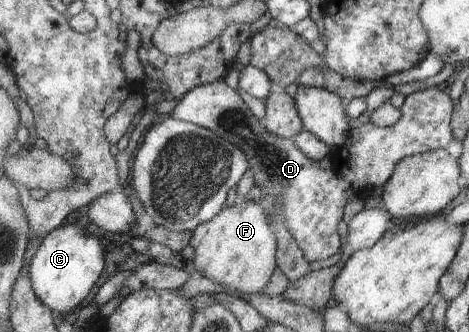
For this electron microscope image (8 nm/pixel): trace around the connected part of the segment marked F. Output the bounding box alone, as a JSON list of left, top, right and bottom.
[190,198,278,297]

